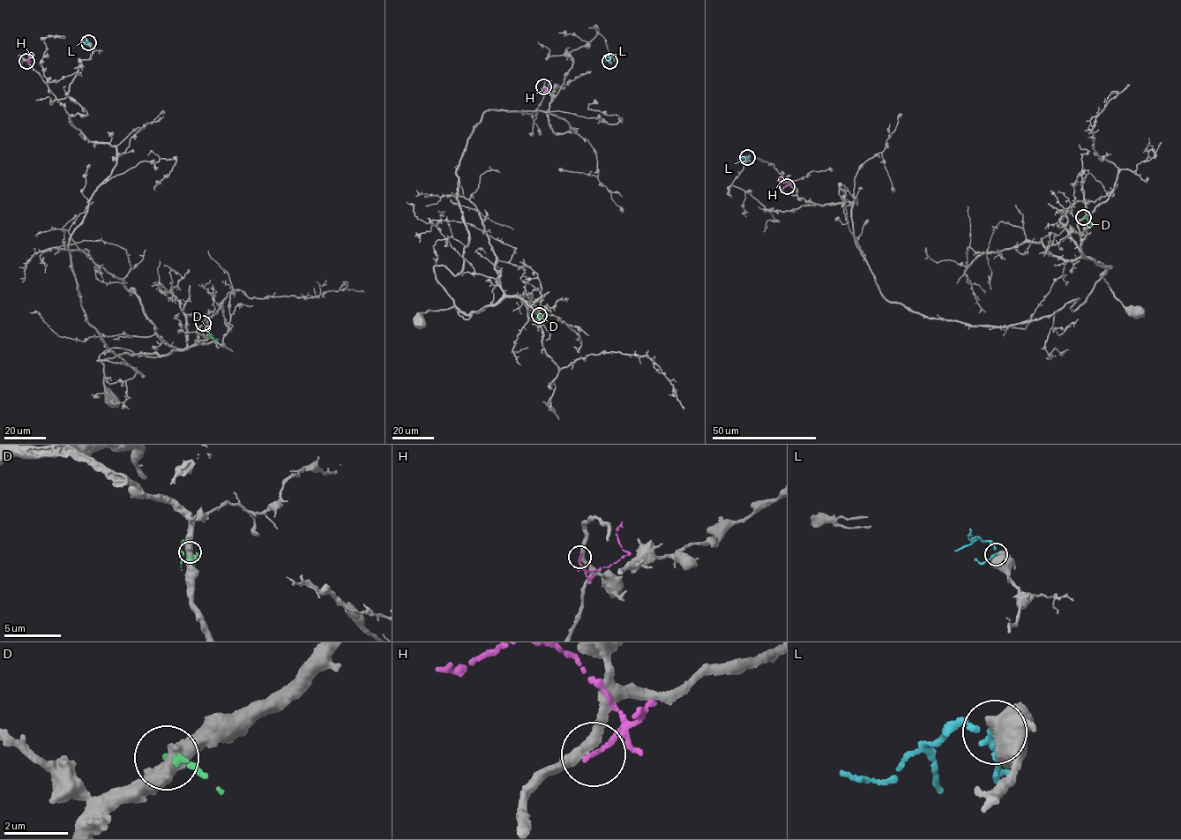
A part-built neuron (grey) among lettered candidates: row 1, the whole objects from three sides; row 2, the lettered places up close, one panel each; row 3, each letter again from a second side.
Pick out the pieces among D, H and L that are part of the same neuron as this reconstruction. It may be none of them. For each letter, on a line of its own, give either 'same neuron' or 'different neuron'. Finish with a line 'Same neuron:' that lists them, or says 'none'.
D: different neuron
H: different neuron
L: different neuron
Same neuron: none

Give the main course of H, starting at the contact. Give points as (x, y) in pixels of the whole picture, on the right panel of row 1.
H: (787, 186), (788, 183), (783, 178), (777, 181)

